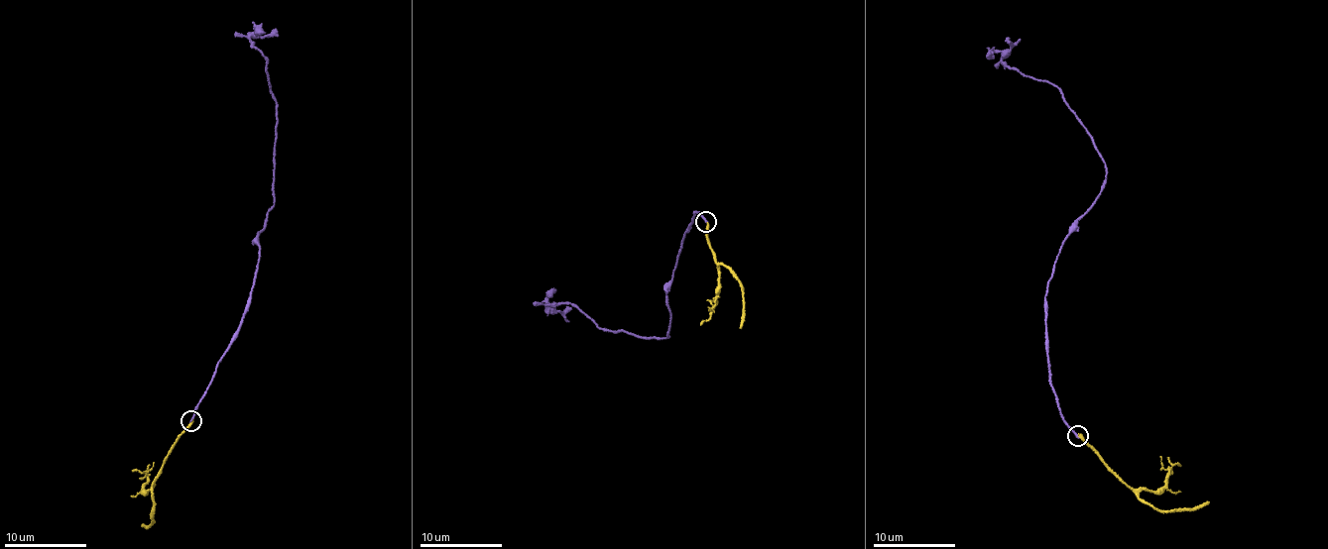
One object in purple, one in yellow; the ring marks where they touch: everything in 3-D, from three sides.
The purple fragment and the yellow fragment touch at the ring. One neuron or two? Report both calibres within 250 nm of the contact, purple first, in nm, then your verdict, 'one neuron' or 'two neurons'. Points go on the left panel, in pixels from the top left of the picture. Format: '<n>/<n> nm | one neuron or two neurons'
200/220 nm | two neurons

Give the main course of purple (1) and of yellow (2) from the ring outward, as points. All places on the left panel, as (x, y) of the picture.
1: (190, 420), (241, 323), (260, 250), (257, 234), (274, 197), (277, 108), (263, 54), (250, 39), (277, 31)
2: (192, 421), (158, 474), (150, 495), (154, 515), (146, 528), (142, 524)

